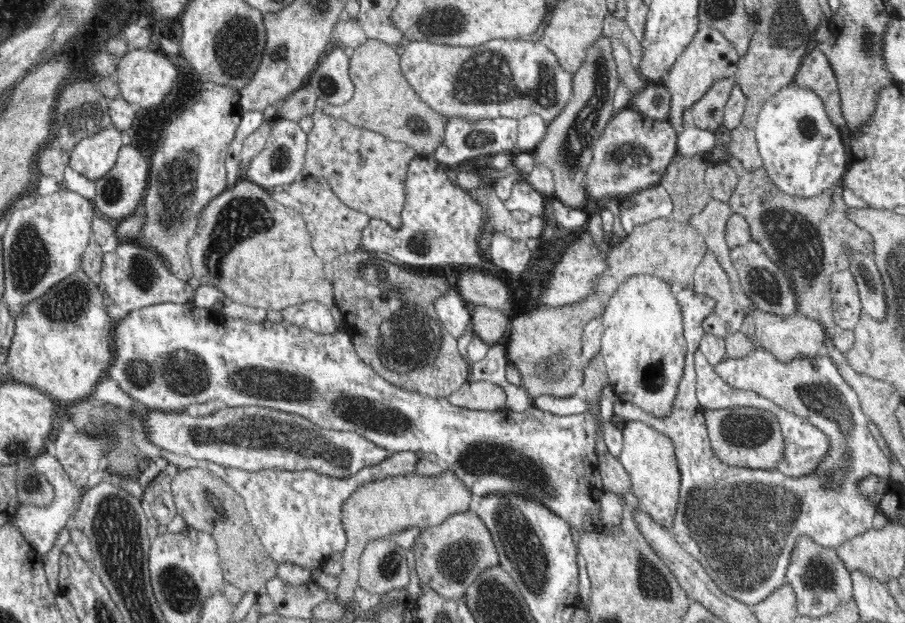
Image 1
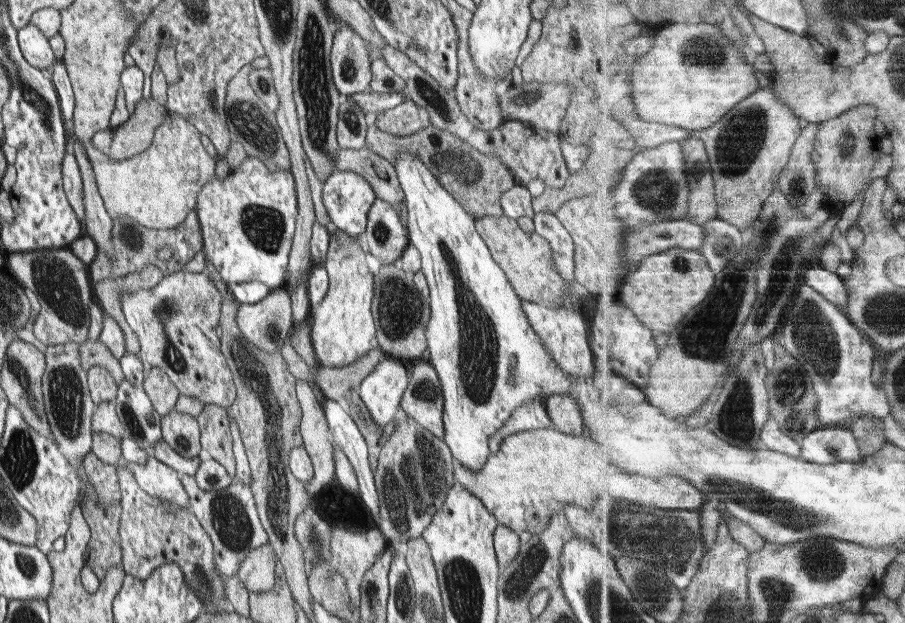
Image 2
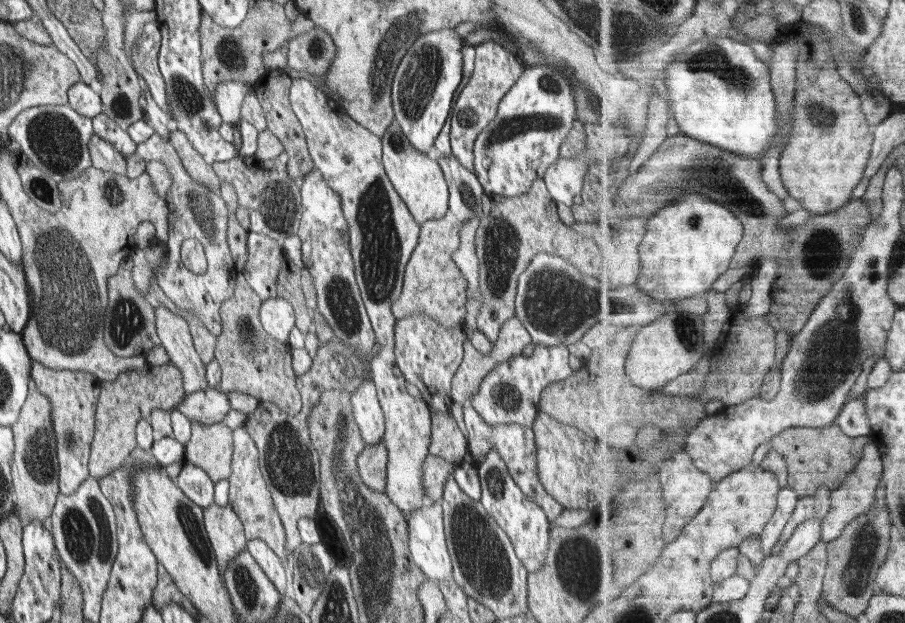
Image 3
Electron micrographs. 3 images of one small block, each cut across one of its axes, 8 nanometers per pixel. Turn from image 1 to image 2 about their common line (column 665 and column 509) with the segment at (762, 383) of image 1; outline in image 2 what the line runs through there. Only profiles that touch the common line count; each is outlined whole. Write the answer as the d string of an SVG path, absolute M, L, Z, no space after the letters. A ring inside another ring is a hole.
M533 401L519 407L504 425L488 439L490 452L500 449L500 443L504 437L528 429L541 429L552 426L552 420L548 416L547 408L542 401Z

